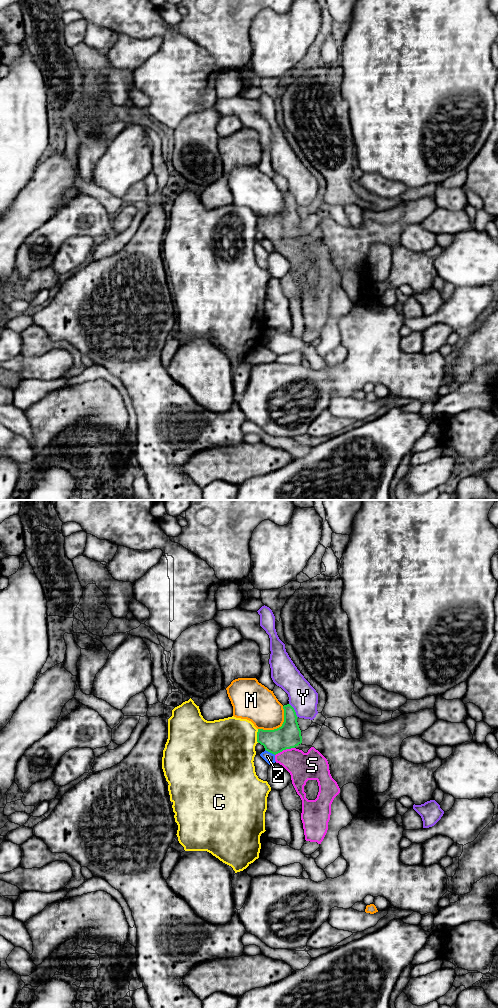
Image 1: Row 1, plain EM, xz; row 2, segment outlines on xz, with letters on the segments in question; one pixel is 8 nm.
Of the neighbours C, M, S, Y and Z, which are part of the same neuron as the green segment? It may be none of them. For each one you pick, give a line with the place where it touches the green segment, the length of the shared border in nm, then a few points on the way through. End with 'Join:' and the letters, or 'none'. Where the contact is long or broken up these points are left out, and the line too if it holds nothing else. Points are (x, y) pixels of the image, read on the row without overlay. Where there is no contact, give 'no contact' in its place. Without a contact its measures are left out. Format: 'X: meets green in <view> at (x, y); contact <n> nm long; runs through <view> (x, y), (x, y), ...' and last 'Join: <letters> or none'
S: meets green in xz at (284, 237); contact 170 nm long; runs through xz (288, 224), (284, 228), (284, 237), (302, 255)
Join: S

